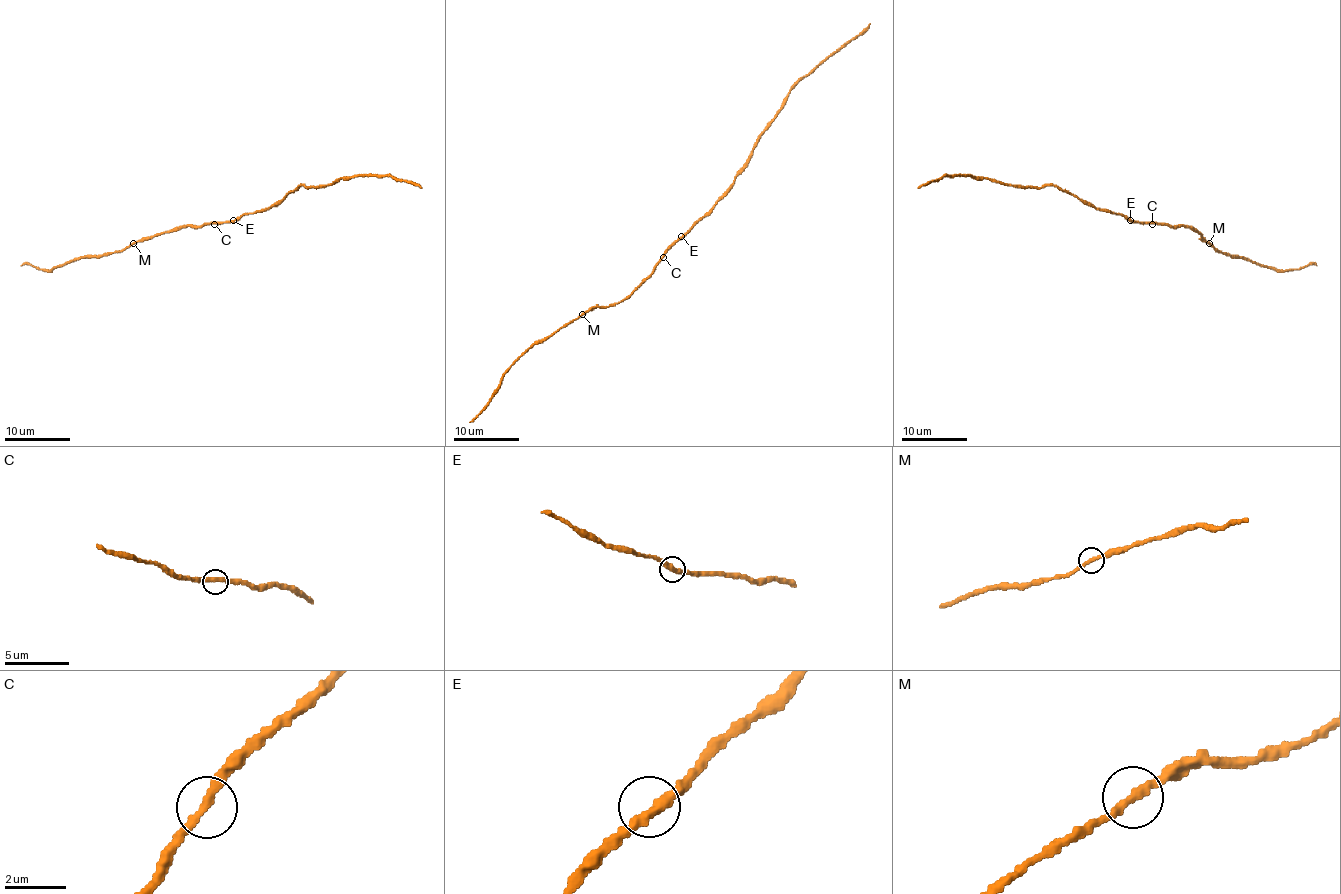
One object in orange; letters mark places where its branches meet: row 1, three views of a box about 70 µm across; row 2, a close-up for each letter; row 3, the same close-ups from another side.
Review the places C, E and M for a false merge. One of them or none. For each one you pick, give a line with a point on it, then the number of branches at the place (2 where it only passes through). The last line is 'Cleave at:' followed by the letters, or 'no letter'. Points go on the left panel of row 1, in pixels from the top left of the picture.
Cleave at: no letter

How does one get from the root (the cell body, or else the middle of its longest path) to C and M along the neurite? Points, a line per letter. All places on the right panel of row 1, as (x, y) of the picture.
C: (1132, 222), (1152, 224)
M: (1132, 222), (1189, 225), (1209, 243)

